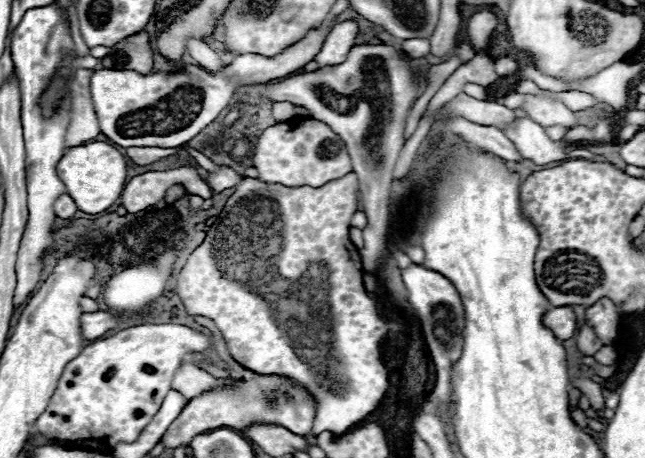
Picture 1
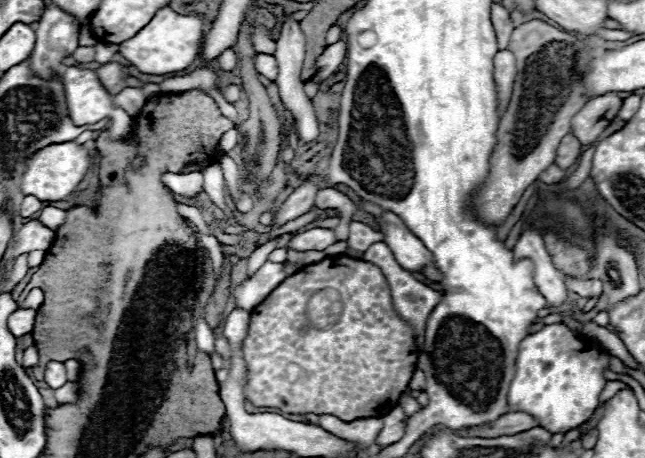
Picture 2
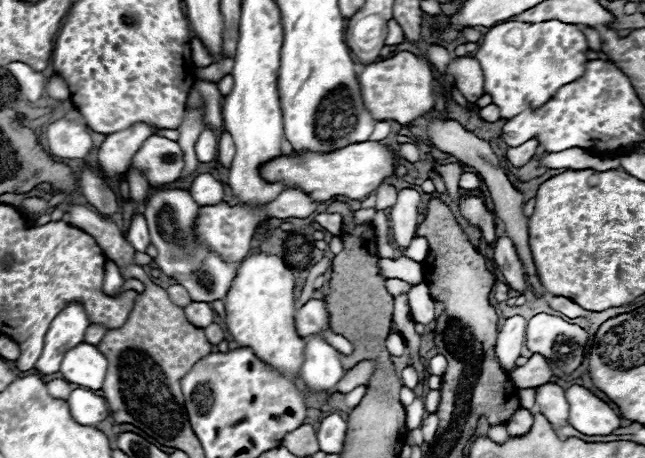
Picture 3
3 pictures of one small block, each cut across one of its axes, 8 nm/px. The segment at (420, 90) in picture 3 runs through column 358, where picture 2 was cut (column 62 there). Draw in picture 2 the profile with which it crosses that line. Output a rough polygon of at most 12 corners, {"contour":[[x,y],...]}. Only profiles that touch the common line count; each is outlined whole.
{"contour":[[60,72],[76,126],[114,116],[112,96],[96,72]]}

